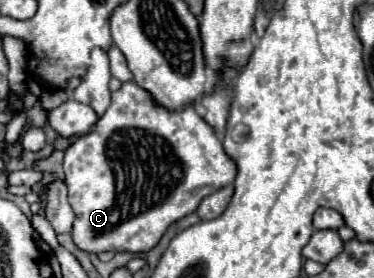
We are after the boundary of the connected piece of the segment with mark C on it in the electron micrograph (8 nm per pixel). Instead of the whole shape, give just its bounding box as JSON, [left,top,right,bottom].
[64,82,236,254]

